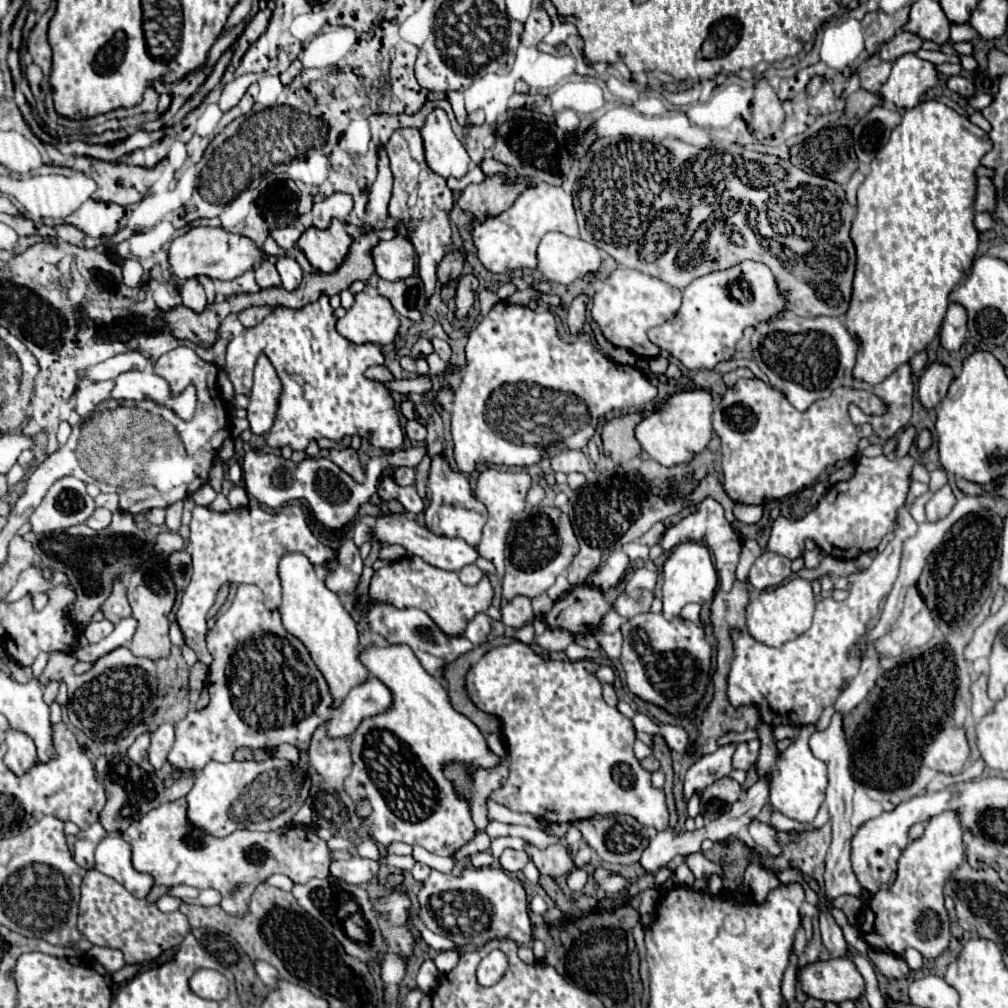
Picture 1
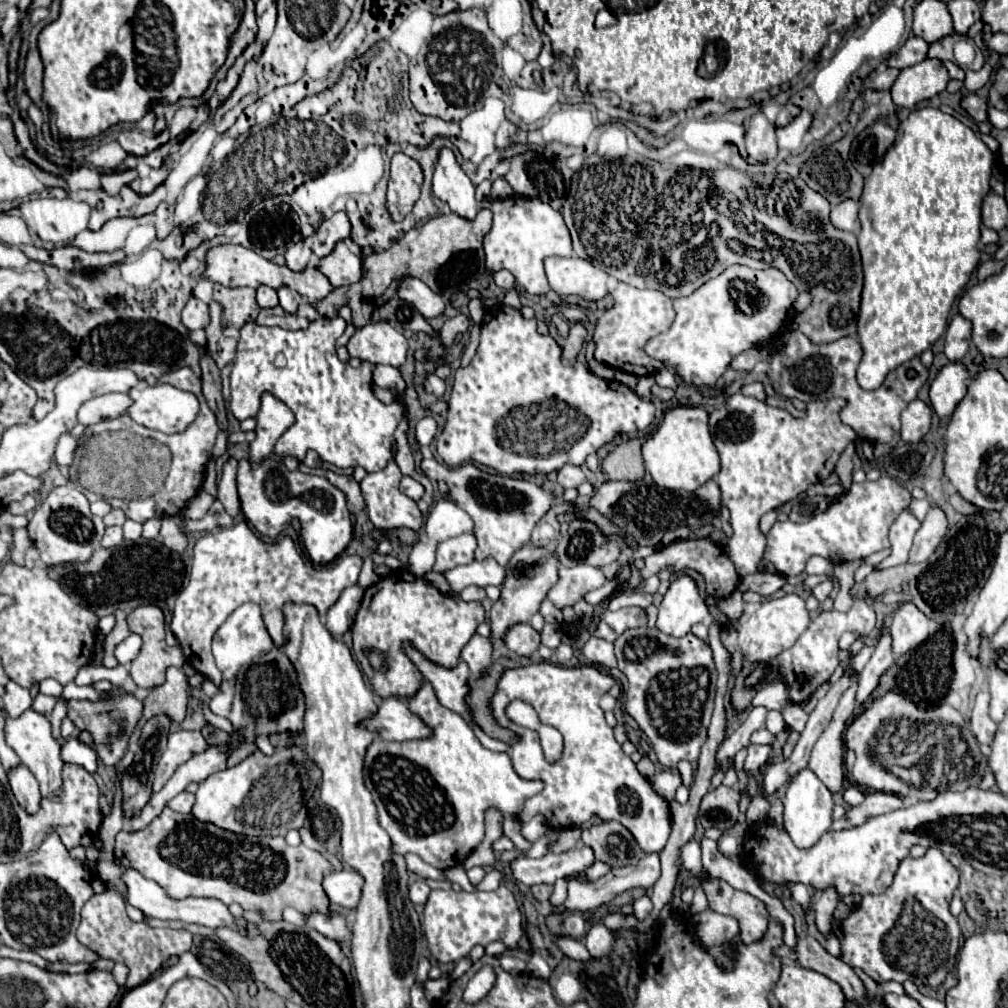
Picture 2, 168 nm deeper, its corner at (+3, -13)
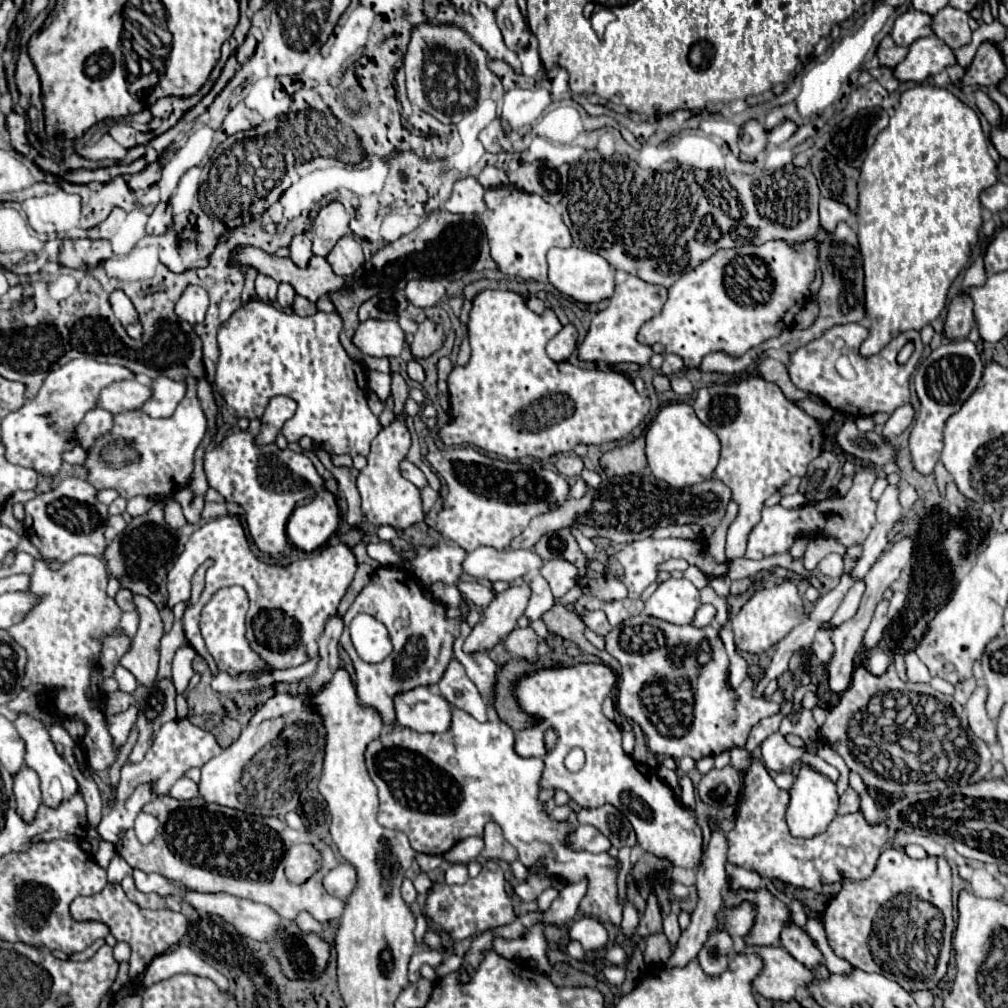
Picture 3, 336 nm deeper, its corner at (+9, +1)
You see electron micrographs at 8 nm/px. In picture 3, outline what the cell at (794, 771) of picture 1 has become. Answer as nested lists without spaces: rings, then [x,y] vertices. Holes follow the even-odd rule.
[[[801,767],[789,795],[791,795],[791,801],[787,807],[787,825],[793,837],[803,837],[803,839],[815,837],[817,833],[823,833],[829,827],[829,823],[837,817],[839,795],[837,795],[835,783],[825,775],[813,771],[811,767]]]

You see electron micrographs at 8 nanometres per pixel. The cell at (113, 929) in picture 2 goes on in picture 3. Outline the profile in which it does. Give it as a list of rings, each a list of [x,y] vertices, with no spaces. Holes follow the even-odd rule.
[[[111,883],[101,893],[75,897],[71,903],[71,915],[75,917],[75,921],[101,921],[109,927],[111,935],[117,941],[125,941],[131,945],[131,959],[129,959],[131,979],[137,979],[147,969],[151,959],[155,959],[157,955],[165,953],[169,947],[179,943],[187,933],[187,919],[181,913],[169,909],[157,909],[157,911],[141,909],[139,905],[127,899],[121,885],[111,885]]]

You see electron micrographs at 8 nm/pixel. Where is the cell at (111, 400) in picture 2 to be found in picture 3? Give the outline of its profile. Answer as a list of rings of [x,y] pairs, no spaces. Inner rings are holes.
[[[127,379],[103,389],[99,395],[99,407],[111,413],[127,413],[141,409],[141,405],[145,405],[145,401],[149,401],[151,395],[153,391],[149,389],[149,385],[143,385],[135,379]]]

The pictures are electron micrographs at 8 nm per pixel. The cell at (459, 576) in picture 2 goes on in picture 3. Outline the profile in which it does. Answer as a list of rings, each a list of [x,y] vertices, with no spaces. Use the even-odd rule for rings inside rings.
[[[479,547],[473,553],[467,555],[463,561],[463,569],[477,577],[487,579],[491,583],[495,581],[507,581],[515,583],[519,579],[529,577],[535,569],[539,571],[543,567],[543,559],[533,551],[515,551],[515,549],[491,549],[491,547]]]

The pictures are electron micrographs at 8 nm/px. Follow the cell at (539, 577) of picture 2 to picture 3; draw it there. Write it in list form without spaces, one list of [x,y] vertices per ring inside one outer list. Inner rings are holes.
[[[521,581],[521,585],[511,585],[505,593],[497,593],[491,605],[481,611],[479,623],[463,643],[463,651],[489,651],[499,641],[503,641],[515,629],[517,619],[523,615],[529,595],[527,581]]]

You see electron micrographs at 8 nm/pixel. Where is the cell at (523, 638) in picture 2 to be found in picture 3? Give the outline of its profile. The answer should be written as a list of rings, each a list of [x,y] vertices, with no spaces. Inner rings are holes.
[[[529,627],[511,631],[505,639],[505,649],[513,657],[521,657],[529,663],[535,663],[537,661],[537,635],[535,635],[535,631]]]

